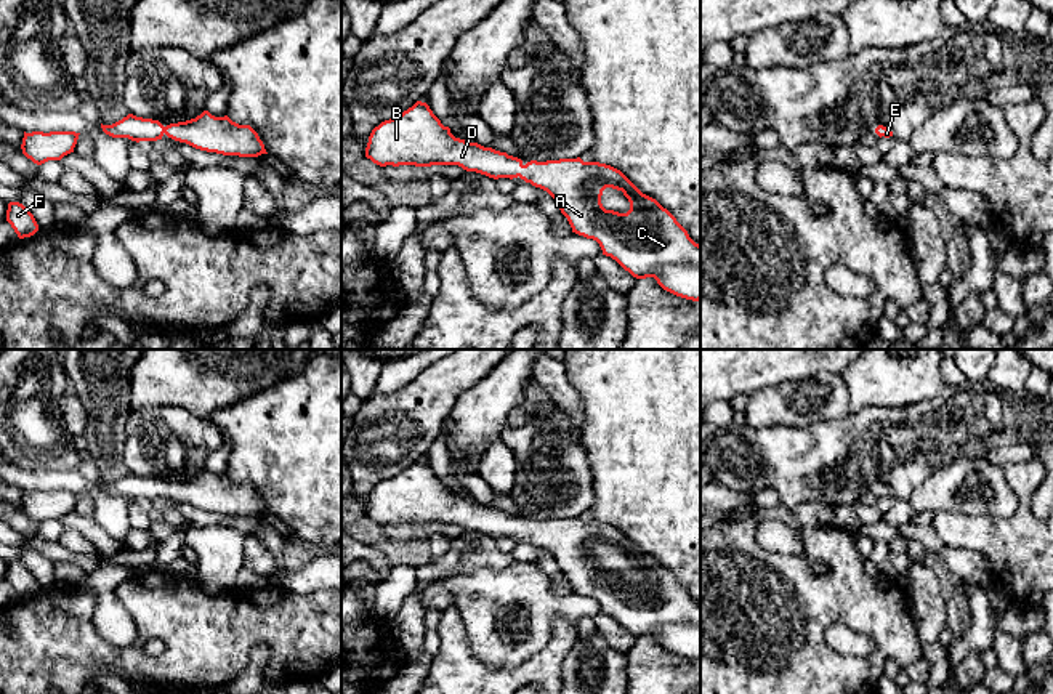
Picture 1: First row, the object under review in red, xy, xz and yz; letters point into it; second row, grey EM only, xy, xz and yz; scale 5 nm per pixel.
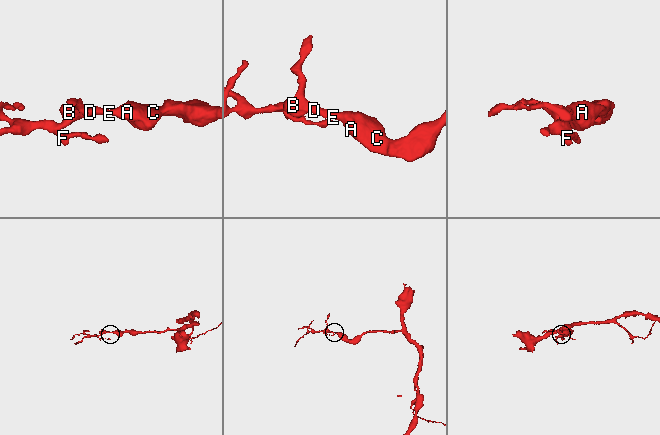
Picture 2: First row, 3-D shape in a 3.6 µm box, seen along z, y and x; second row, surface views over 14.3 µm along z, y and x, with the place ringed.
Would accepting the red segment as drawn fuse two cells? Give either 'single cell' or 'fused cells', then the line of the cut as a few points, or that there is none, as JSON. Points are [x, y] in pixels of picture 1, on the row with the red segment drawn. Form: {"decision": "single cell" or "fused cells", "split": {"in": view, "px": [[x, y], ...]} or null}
{"decision": "single cell", "split": null}

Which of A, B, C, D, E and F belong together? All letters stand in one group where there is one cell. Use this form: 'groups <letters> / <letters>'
groups A B C D E F

